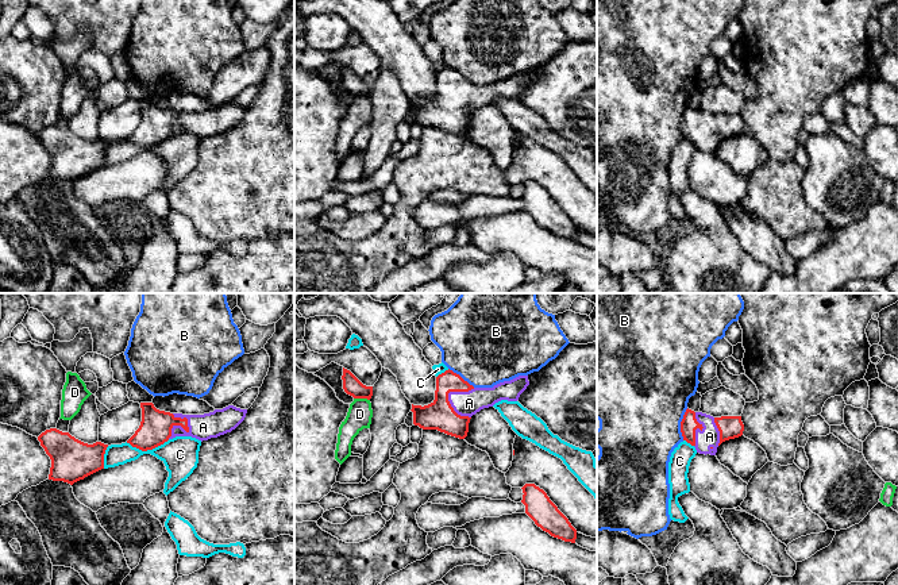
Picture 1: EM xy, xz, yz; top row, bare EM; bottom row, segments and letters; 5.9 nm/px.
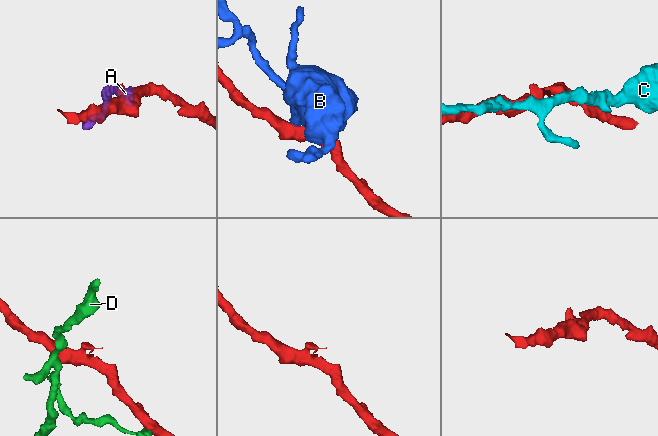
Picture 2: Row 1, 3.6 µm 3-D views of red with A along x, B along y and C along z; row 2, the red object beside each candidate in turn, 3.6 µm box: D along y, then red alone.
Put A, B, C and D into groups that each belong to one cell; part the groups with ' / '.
A / B / C / D

